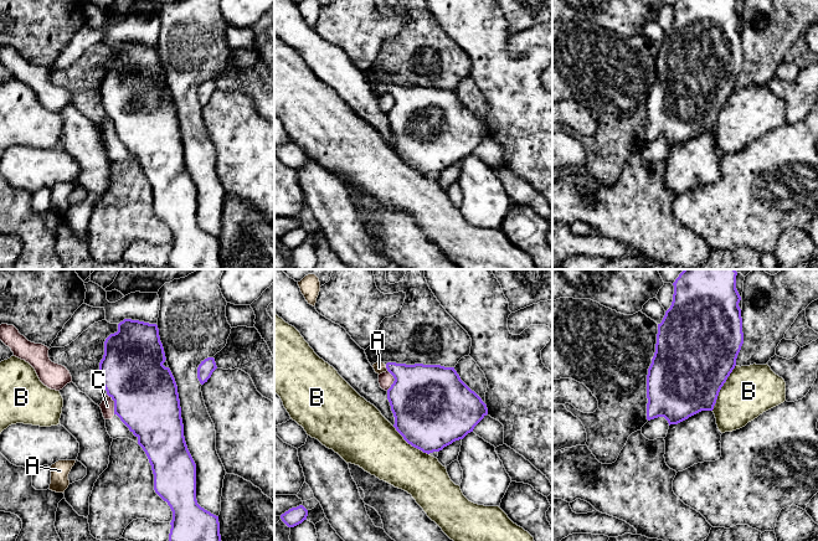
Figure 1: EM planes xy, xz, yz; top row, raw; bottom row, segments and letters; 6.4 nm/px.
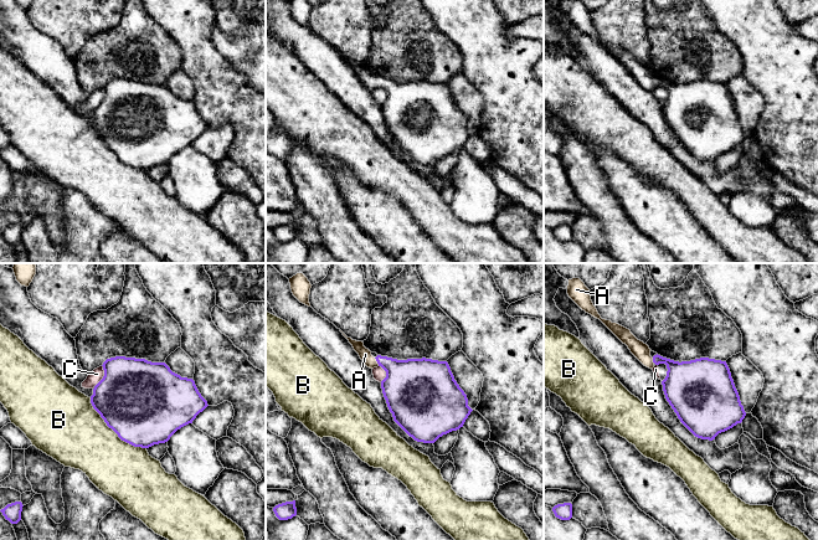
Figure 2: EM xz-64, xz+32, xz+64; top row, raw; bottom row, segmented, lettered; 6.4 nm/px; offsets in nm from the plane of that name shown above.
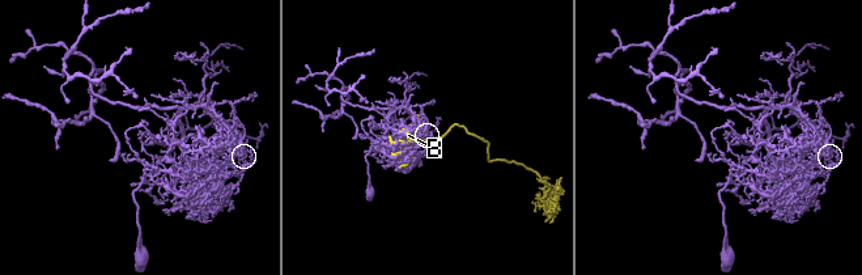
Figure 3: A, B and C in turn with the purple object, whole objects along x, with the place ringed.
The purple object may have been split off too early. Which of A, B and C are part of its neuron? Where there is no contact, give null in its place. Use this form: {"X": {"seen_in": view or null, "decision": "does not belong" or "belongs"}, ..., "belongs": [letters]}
{"A": {"seen_in": "xz", "decision": "belongs"}, "B": {"seen_in": "yz", "decision": "does not belong"}, "C": {"seen_in": "xy", "decision": "does not belong"}, "belongs": ["A"]}

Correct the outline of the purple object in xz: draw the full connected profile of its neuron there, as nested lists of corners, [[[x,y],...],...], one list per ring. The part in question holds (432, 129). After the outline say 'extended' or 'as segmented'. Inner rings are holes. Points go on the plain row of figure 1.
[[[376,84],[372,89],[379,97],[389,93],[393,98],[395,103],[387,112],[393,149],[408,166],[423,175],[439,174],[463,161],[488,136],[487,127],[461,102],[454,89],[396,84]]] | extended

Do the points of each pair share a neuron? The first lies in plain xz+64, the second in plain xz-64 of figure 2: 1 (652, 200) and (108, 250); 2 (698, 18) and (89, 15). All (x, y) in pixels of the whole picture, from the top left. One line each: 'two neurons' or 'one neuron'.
1: one neuron
2: two neurons

